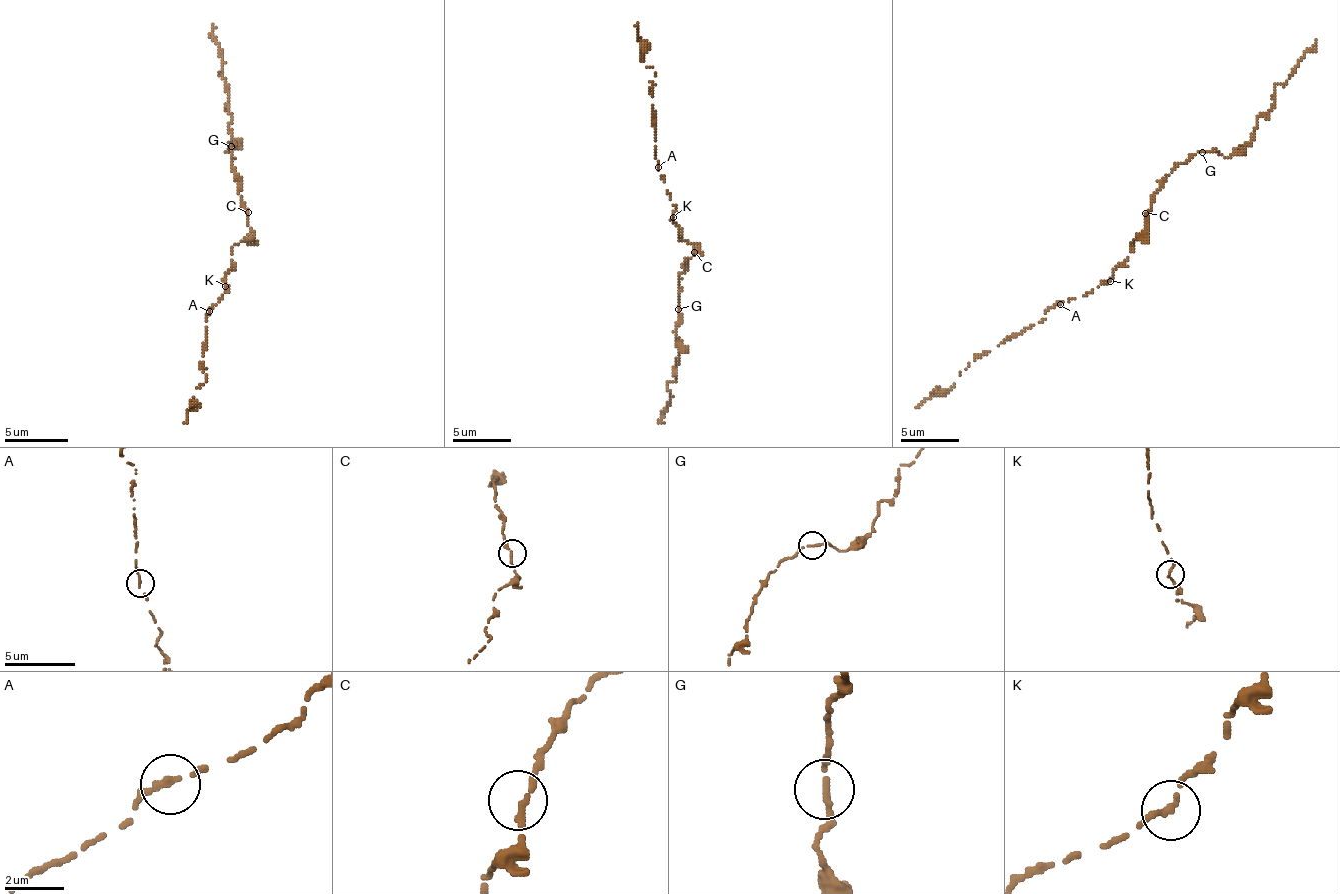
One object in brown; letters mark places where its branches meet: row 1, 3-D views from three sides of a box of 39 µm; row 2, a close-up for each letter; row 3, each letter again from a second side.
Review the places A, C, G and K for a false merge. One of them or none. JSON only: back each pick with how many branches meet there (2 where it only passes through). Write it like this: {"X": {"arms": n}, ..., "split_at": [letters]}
{"G": {"arms": 2}, "split_at": ["G"]}

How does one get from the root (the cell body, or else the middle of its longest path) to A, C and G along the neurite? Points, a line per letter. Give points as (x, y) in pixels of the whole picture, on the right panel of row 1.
A: (1136, 240), (1130, 246), (1128, 257), (1107, 281), (1083, 296), (1060, 304)
C: (1136, 240), (1145, 228), (1145, 213)
G: (1136, 240), (1148, 225), (1151, 199), (1160, 184), (1180, 163), (1186, 163), (1201, 151)

